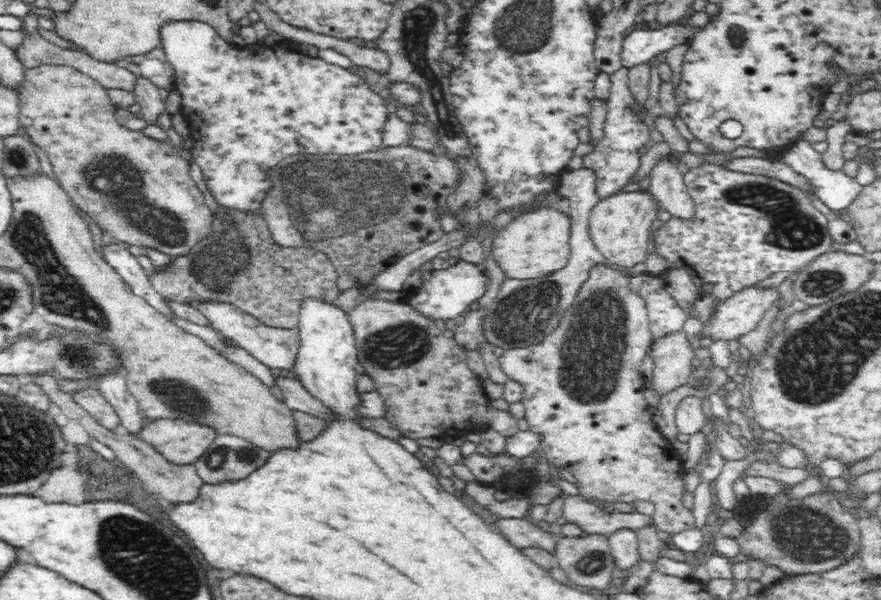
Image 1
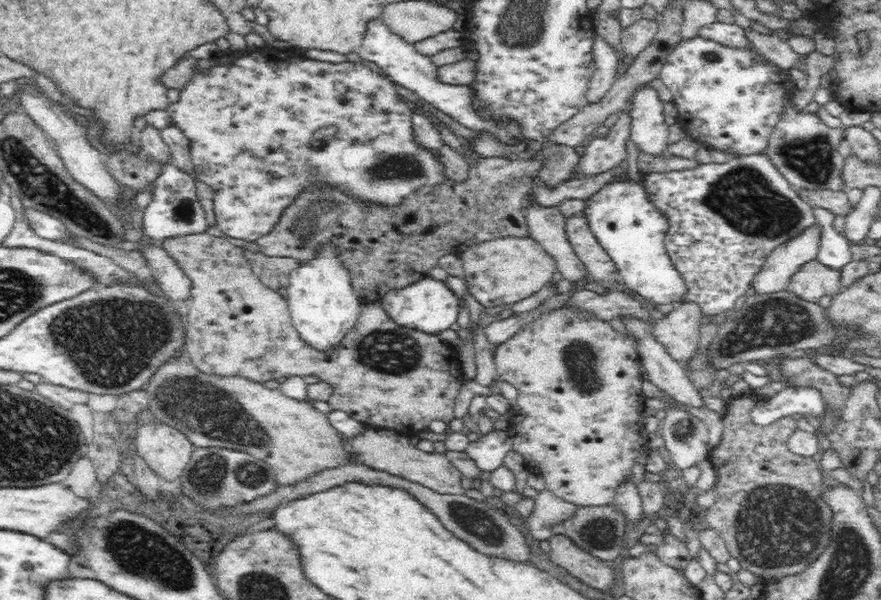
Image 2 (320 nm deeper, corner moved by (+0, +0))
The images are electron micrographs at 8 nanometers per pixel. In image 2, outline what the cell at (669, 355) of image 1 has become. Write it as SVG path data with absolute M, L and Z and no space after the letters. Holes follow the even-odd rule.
M679 302L674 310L650 326L650 333L676 361L688 361L697 349L702 325L697 304Z

